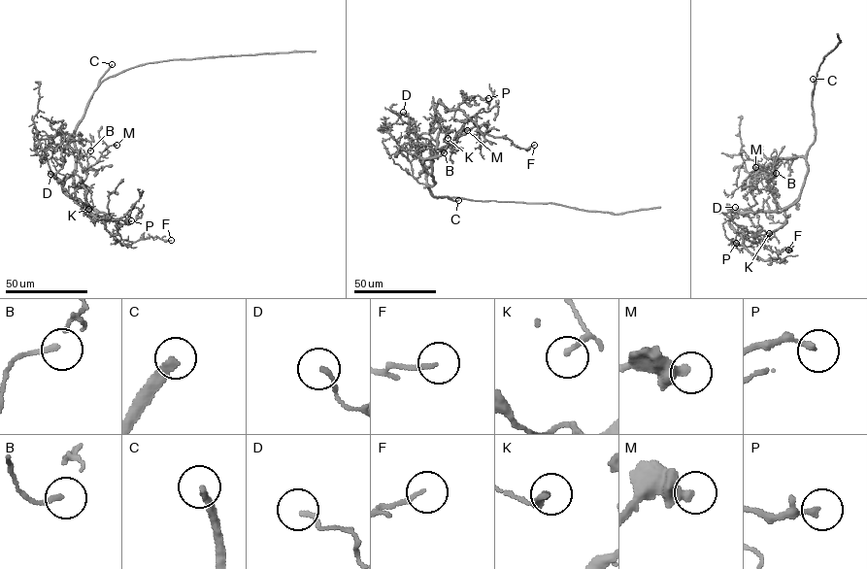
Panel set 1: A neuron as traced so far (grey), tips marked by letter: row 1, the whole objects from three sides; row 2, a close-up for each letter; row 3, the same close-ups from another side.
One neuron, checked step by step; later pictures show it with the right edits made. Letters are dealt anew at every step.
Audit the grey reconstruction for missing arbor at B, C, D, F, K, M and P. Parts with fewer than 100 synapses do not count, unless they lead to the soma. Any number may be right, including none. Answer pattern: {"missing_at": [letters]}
{"missing_at": ["C"]}

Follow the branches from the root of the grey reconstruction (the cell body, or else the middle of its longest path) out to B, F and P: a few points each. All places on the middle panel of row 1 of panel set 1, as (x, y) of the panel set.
B: (430, 191), (429, 185), (435, 184), (432, 176), (433, 153), (442, 147), (439, 150), (444, 152)
F: (430, 191), (440, 100), (449, 111), (459, 109), (483, 132), (508, 138), (523, 149), (534, 145)
P: (430, 191), (440, 130), (436, 105), (441, 100), (451, 110), (475, 95), (488, 98)

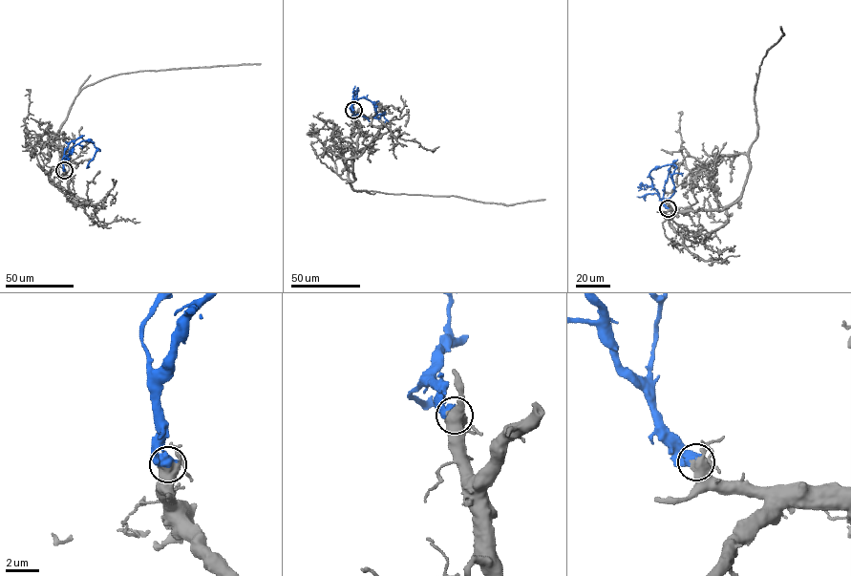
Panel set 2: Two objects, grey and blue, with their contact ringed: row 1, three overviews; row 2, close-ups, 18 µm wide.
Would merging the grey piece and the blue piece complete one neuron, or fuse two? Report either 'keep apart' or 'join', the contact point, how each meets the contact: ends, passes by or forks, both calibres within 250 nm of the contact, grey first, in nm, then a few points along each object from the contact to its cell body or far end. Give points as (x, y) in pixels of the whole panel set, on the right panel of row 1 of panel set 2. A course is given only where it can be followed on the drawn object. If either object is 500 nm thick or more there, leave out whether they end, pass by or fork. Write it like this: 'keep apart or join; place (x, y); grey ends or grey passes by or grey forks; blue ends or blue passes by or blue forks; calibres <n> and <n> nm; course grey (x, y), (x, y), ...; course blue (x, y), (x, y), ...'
join; place (668, 208); calibres 650 and 750 nm; course grey (668, 208), (721, 210), (740, 197), (757, 135), (759, 66), (783, 35), (780, 26); course blue (668, 208), (652, 185), (649, 172), (674, 164), (674, 193), (659, 200)

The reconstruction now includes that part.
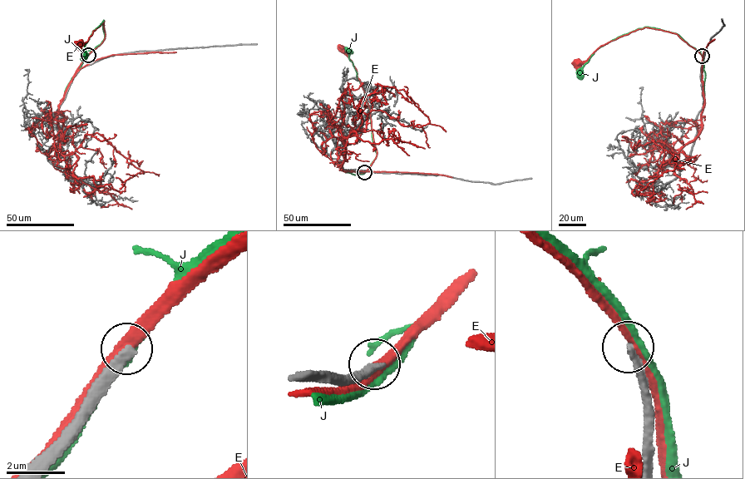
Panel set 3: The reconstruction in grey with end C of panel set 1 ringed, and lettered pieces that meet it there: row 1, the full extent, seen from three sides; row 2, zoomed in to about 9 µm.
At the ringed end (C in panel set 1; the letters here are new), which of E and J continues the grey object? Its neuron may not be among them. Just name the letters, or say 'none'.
none

